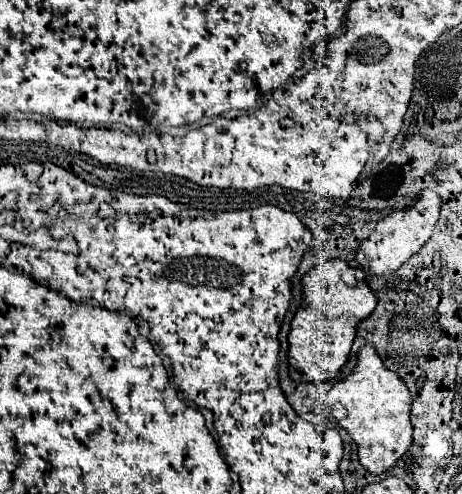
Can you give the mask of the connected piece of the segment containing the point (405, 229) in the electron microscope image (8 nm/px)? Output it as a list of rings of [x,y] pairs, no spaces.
[[[424,189],[412,207],[394,211],[376,223],[374,231],[364,241],[358,243],[356,261],[370,275],[384,275],[396,271],[404,261],[408,261],[414,253],[418,253],[418,249],[432,237],[438,217],[440,217],[440,197],[434,191]]]

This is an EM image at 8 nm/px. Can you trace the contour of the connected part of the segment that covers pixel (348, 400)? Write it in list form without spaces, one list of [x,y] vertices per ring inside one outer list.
[[[364,345],[358,351],[358,361],[352,373],[334,383],[322,401],[316,403],[318,415],[344,427],[358,445],[358,461],[368,473],[386,473],[412,445],[410,403],[412,395],[404,381],[388,371],[372,345]]]

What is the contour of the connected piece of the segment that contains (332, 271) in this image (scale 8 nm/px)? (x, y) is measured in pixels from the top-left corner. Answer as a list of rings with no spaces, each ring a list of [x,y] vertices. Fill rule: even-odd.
[[[342,259],[324,261],[302,277],[302,303],[288,333],[288,375],[294,381],[330,381],[348,361],[358,323],[376,307],[376,297],[366,281],[346,285],[342,275],[350,267]]]

